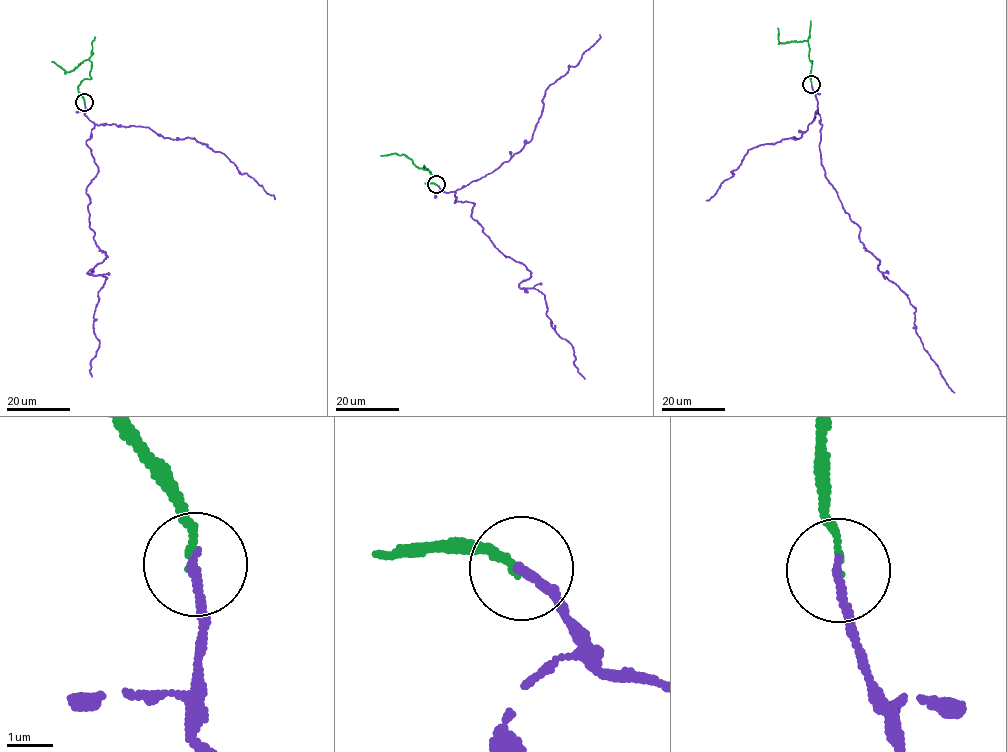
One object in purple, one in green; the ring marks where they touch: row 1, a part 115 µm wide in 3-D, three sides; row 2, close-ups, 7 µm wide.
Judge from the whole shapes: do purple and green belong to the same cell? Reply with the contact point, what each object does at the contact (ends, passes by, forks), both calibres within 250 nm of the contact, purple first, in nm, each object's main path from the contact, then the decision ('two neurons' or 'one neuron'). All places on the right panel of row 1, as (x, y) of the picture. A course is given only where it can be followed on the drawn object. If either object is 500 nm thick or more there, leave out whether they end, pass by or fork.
(811, 84) | purple ends | green ends | 180/150 nm | purple via (811, 84), (826, 178), (877, 268), (915, 309), (923, 348), (954, 392) | green via (812, 84), (812, 61), (806, 41), (781, 43), (777, 28) | one neuron

